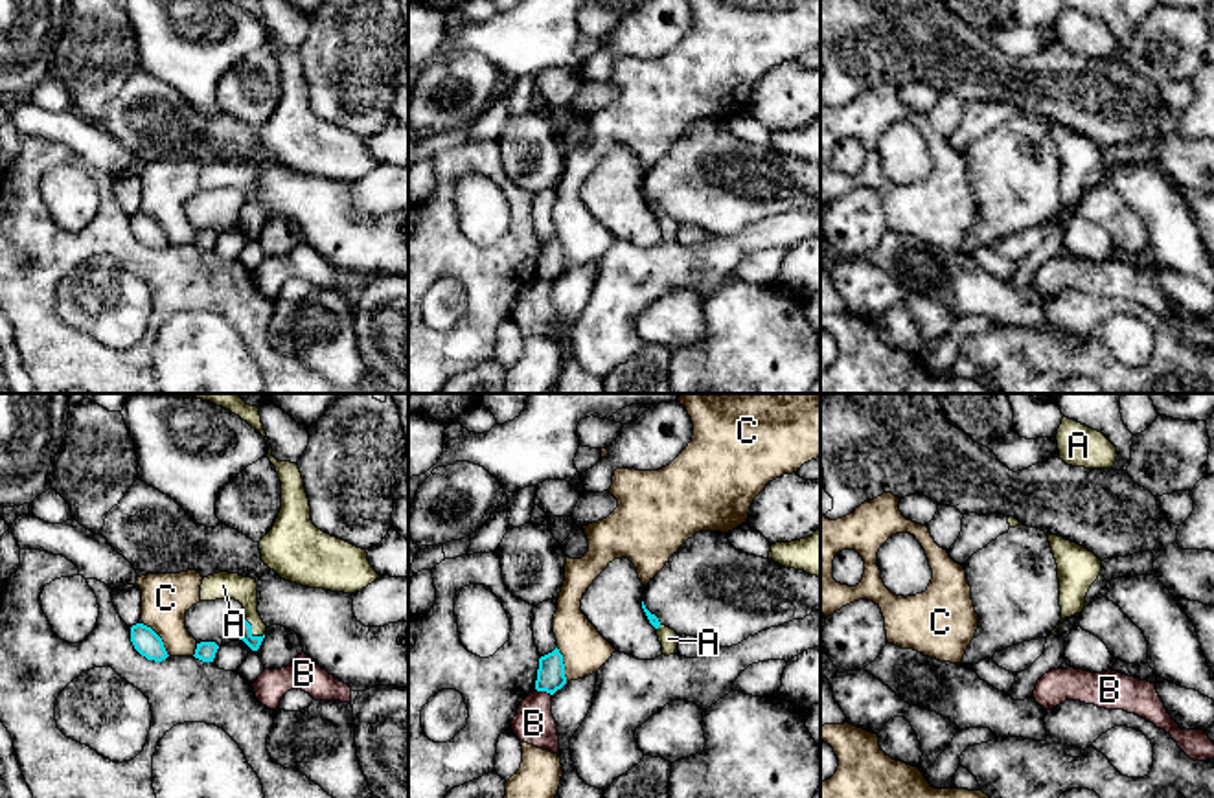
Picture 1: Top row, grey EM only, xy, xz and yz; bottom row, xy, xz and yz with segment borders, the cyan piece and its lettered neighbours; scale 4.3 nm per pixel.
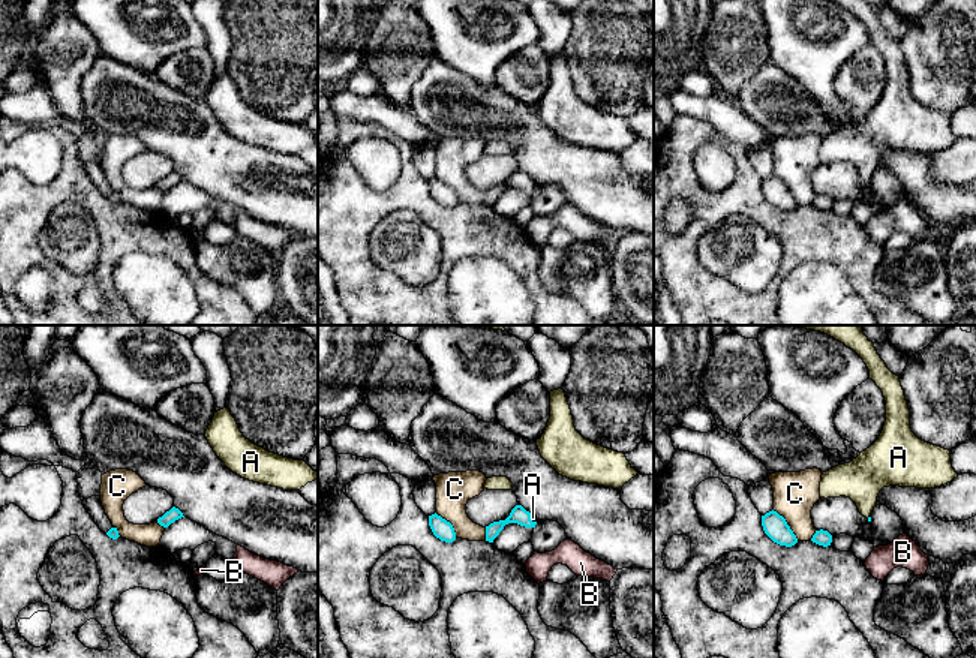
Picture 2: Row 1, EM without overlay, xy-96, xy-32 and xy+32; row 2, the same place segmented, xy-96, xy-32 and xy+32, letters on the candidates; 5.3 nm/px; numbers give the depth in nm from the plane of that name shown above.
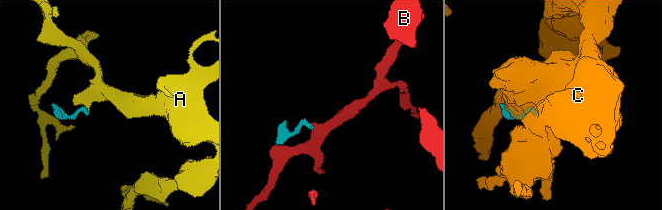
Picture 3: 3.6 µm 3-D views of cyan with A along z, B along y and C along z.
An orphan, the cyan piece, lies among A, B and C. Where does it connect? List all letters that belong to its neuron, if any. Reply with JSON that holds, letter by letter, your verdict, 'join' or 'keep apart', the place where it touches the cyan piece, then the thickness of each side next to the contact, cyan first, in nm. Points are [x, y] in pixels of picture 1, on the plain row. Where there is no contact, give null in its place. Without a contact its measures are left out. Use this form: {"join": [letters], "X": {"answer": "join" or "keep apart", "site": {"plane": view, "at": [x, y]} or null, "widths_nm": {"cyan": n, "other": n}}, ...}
{"join": ["A"], "A": {"answer": "join", "site": {"plane": "xy", "at": [251, 219]}, "widths_nm": {"cyan": 60, "other": 120}}, "B": {"answer": "keep apart", "site": {"plane": "xz", "at": [543, 278]}, "widths_nm": {"cyan": 130, "other": 180}}, "C": {"answer": "keep apart", "site": {"plane": "xy", "at": [159, 225]}, "widths_nm": {"cyan": 110, "other": 220}}}

